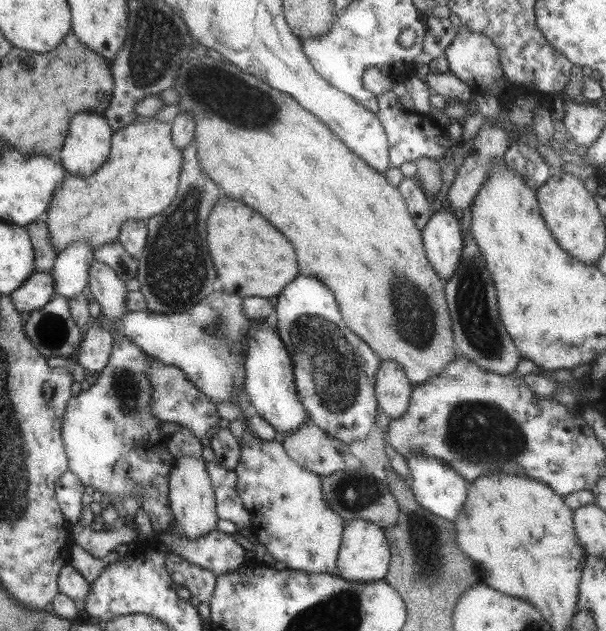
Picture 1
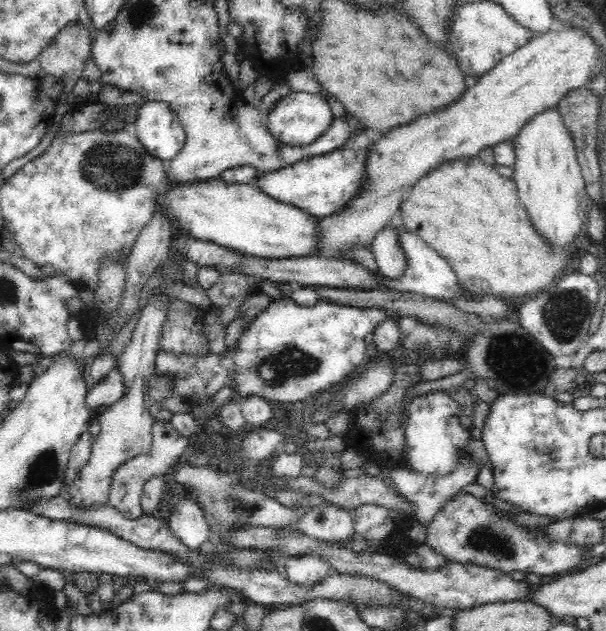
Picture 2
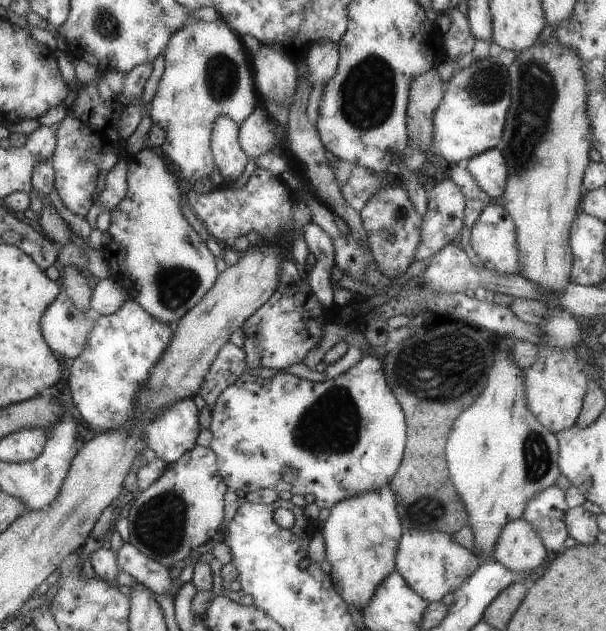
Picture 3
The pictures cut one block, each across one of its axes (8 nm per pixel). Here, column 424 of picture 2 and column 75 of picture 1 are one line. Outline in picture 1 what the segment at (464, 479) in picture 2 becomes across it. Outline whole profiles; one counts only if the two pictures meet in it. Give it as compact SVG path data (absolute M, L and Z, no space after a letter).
M69 470L65 471L54 484L54 497L65 520L76 527L80 512L86 501L85 486Z

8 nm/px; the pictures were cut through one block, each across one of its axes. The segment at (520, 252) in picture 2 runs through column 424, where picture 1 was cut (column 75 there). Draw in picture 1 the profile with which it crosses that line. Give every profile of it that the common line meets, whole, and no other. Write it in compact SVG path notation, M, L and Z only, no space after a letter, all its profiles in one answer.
M143 119L142 123L134 122L112 132L109 154L97 170L88 177L67 174L54 188L43 216L53 250L61 252L76 240L82 240L94 251L102 244L115 241L124 222L145 221L161 213L175 198L182 161L180 152L171 144L171 126L159 120Z

